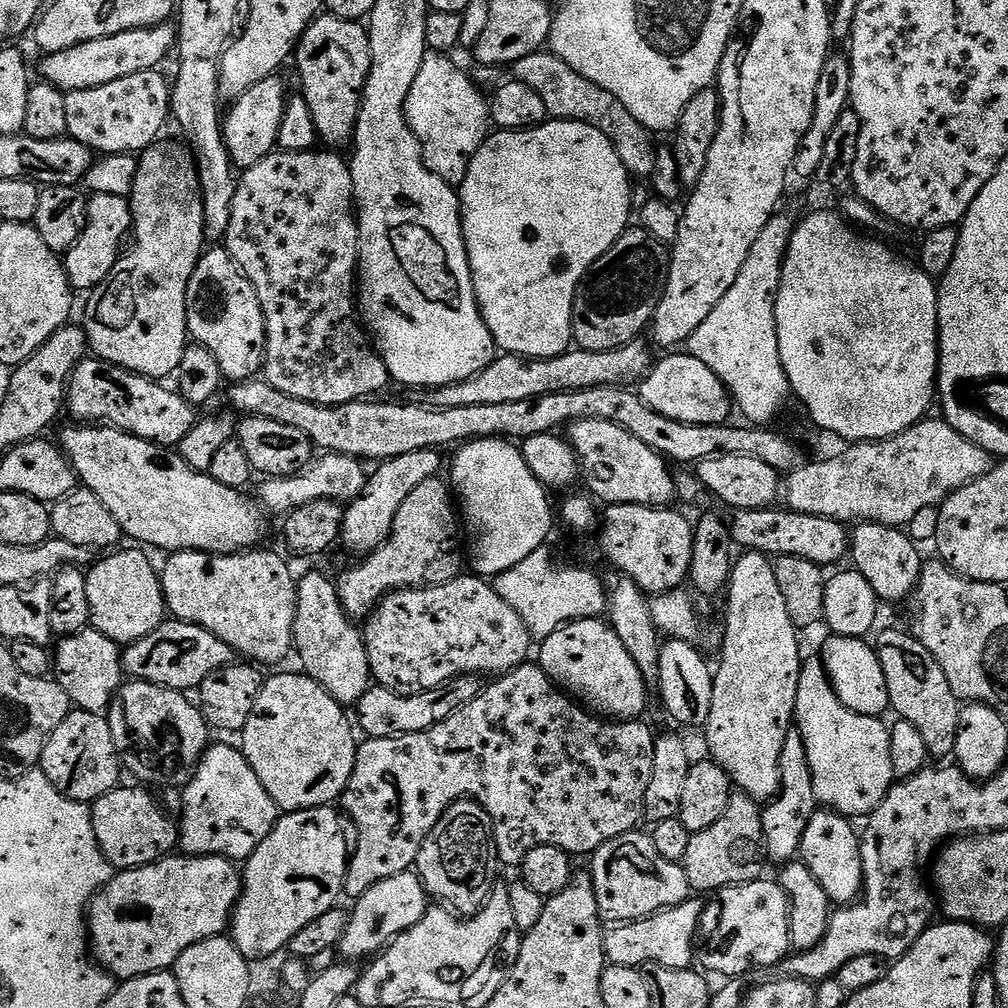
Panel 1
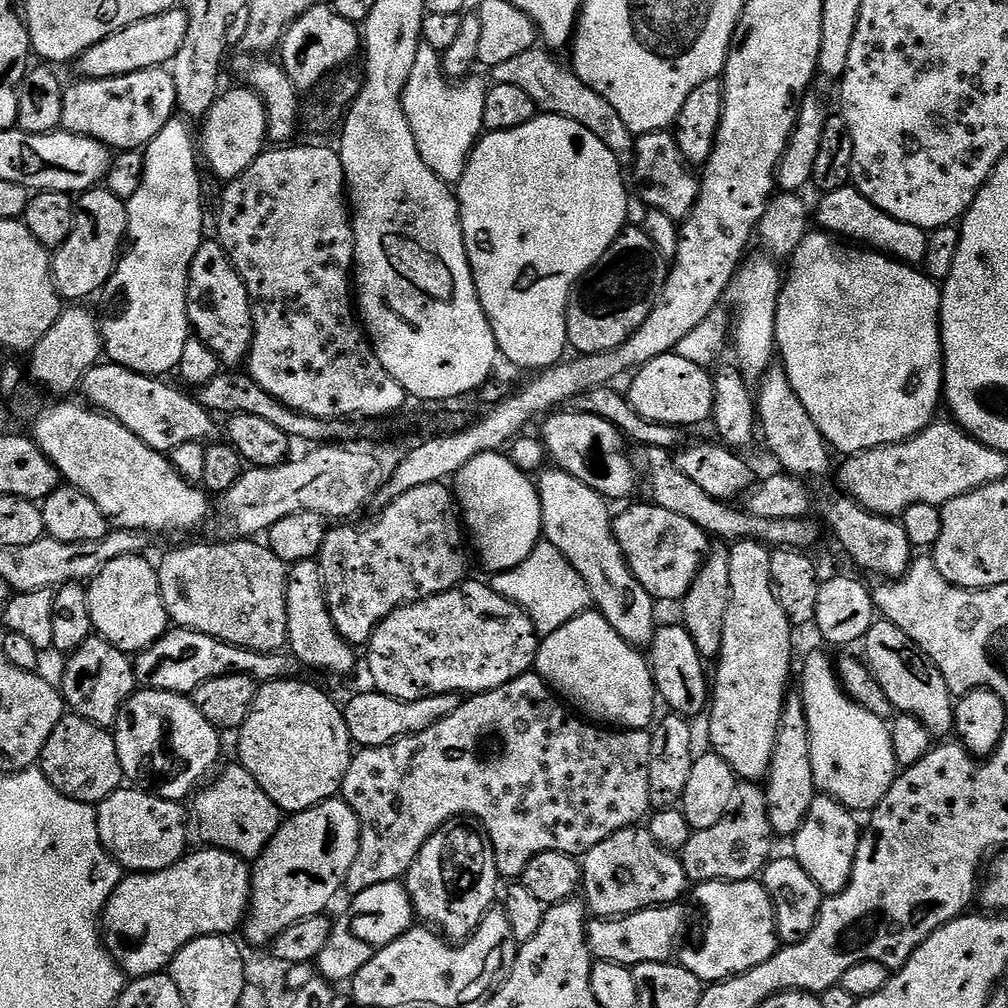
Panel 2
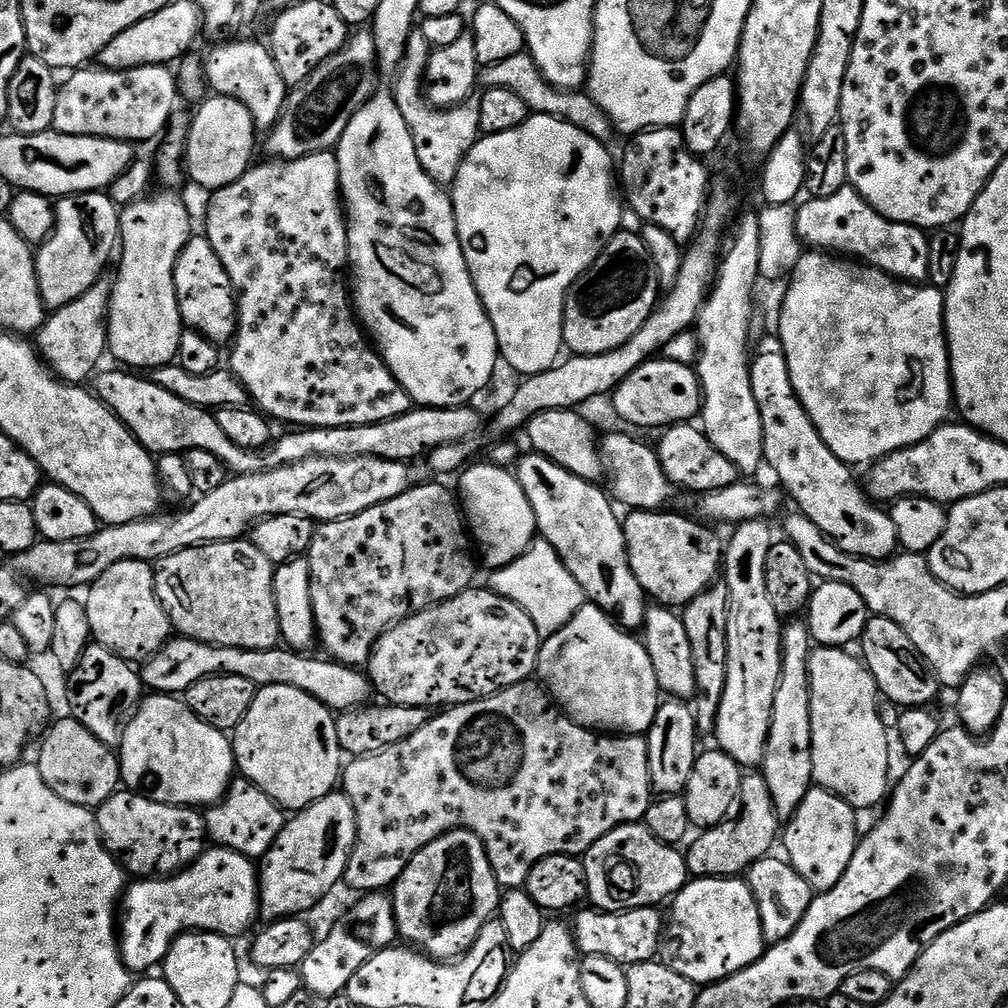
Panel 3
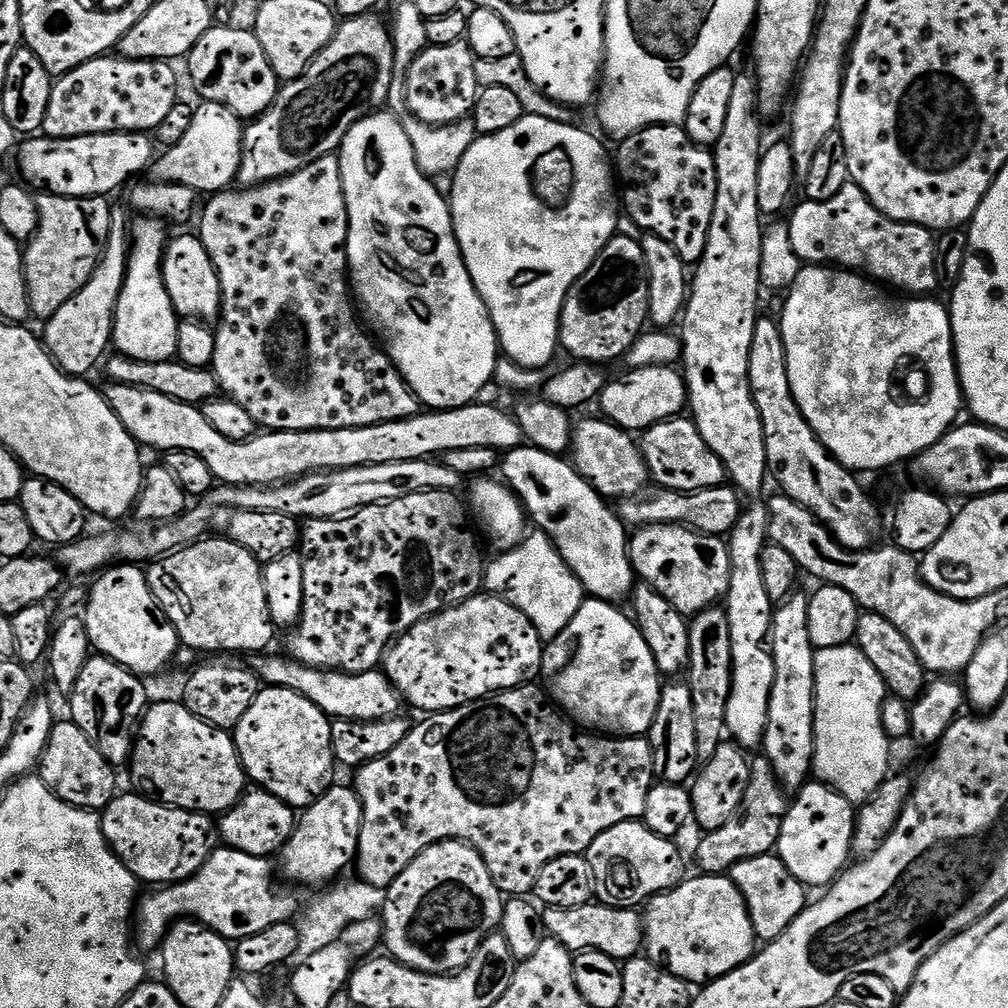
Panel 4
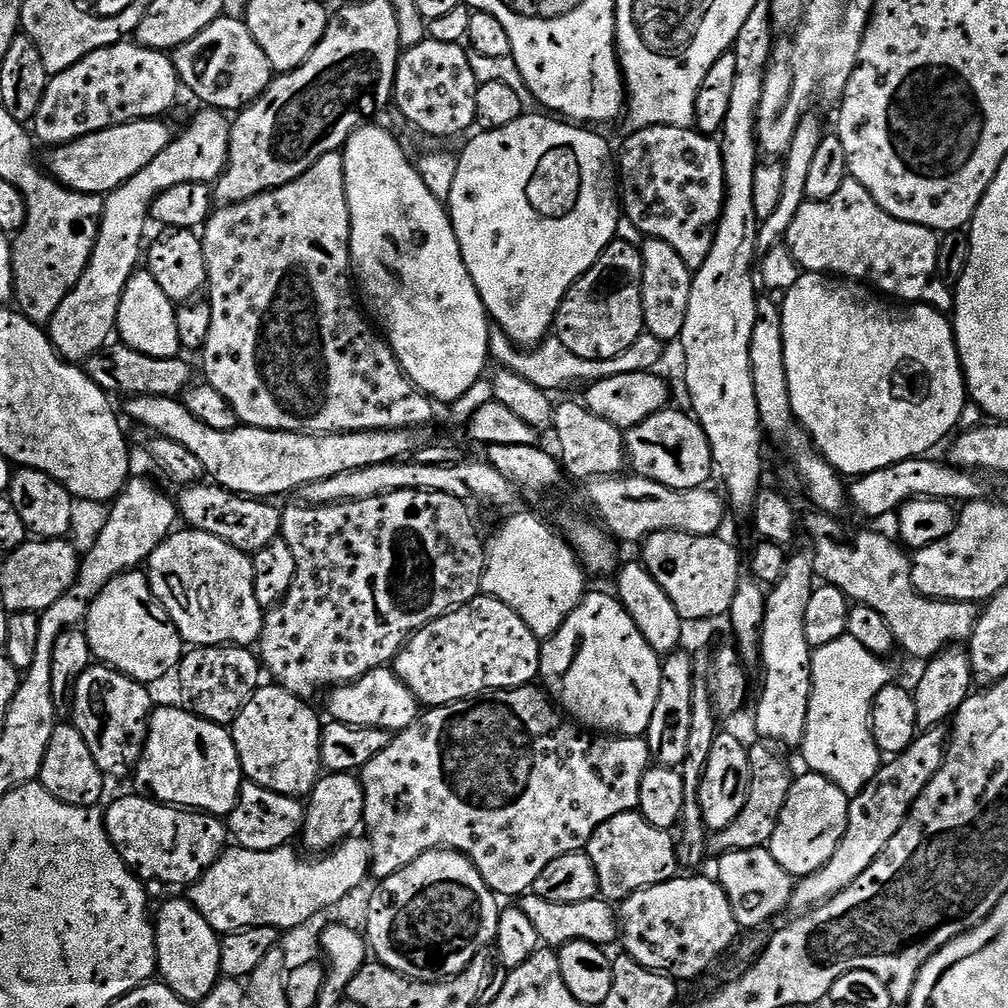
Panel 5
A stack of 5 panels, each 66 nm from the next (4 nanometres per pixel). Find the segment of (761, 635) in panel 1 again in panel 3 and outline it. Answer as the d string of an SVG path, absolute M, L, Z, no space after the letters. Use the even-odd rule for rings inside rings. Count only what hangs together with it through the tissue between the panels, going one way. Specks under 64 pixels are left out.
M762 519L735 525L733 532L736 533L726 540L722 565L722 582L728 587L730 622L726 622L726 690L722 690L714 740L720 743L717 744L719 751L730 754L744 770L756 770L763 765L774 690L778 690L778 678L782 674L782 617L774 610L766 591L766 554L770 554L774 542L768 524L767 519Z

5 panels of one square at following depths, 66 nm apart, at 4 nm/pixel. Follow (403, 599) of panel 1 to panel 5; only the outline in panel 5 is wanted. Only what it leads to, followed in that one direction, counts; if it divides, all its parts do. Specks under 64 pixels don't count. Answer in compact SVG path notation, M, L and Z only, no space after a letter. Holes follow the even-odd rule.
M479 595L471 604L463 604L419 628L404 644L404 649L396 655L394 671L399 680L416 695L421 705L441 708L454 702L475 700L490 692L503 692L510 688L527 688L540 675L540 649L542 642L502 602L492 596Z

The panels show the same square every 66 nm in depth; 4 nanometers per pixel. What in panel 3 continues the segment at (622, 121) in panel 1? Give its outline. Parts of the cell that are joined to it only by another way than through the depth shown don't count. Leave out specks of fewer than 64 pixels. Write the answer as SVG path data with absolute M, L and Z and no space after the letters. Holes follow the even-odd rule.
M527 51L514 54L514 58L506 58L497 64L485 64L481 67L478 77L484 88L505 88L514 90L528 107L529 113L542 116L553 116L564 120L568 124L578 126L586 134L601 142L608 142L614 136L614 129L610 118L601 110L598 102L592 100L591 95L584 90L561 90L556 87L540 72L540 68Z

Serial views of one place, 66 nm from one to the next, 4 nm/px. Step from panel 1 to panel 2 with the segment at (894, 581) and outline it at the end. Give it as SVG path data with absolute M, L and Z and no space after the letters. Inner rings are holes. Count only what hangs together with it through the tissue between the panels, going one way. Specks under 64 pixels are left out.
M851 498L832 500L824 516L832 527L838 543L844 552L860 568L868 572L877 572L880 578L895 578L904 575L914 559L914 549L906 530L899 519L879 516L876 512L867 512L861 504Z

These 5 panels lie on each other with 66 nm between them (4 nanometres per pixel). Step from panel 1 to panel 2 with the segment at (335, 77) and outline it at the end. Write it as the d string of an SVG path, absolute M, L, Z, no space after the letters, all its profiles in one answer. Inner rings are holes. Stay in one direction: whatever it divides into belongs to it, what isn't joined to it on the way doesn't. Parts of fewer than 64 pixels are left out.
M318 2L310 10L306 10L306 14L299 16L290 26L290 30L286 30L284 40L278 49L278 60L285 74L290 78L290 82L296 86L297 93L308 94L317 86L323 84L333 72L351 65L356 52L358 56L361 48L361 29L357 25L351 24L346 18L342 18L342 14L338 14L327 3Z

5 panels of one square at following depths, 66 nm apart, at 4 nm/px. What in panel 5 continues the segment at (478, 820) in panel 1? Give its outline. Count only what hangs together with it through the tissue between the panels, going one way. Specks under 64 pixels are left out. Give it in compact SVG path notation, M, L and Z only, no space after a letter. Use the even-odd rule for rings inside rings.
M451 850L427 852L410 862L410 866L398 870L398 874L379 881L375 886L366 921L366 939L371 955L408 980L438 984L461 976L480 952L491 949L496 943L501 901L489 890L482 874L478 874L465 853Z

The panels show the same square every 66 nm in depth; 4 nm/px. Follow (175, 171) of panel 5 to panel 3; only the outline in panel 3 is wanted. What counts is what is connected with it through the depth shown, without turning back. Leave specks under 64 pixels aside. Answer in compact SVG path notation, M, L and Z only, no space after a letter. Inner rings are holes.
M212 94L197 108L200 109L195 109L192 124L188 128L188 142L184 149L187 179L193 180L200 188L208 188L207 190L230 186L230 182L238 182L238 178L242 178L242 174L246 174L248 169L253 167L252 155L256 152L256 135L258 135L256 122L247 106L233 96ZM101 278L82 298L55 309L38 333L39 355L66 384L83 385L84 379L101 367L100 359L108 352L108 302L112 298L112 285L111 279Z

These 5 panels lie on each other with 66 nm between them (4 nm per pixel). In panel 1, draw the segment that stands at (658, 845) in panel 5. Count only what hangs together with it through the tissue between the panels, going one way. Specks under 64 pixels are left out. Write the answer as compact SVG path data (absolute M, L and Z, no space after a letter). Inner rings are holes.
M640 831L622 834L590 856L590 875L598 898L600 919L612 926L653 916L663 908L678 906L690 896L683 863L666 862L666 858L658 854L651 835Z

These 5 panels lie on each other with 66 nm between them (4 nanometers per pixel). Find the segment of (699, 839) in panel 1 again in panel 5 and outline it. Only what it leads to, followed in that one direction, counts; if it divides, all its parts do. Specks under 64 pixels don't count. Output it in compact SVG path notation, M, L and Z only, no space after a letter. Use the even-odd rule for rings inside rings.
M756 742L756 745L753 743L749 747L750 794L746 794L746 806L742 806L742 814L738 814L738 818L734 818L734 822L726 826L726 830L711 833L708 841L709 853L745 852L763 848L772 841L774 826L778 826L782 806L790 794L790 786L794 779L791 766L775 751L779 752L764 742Z

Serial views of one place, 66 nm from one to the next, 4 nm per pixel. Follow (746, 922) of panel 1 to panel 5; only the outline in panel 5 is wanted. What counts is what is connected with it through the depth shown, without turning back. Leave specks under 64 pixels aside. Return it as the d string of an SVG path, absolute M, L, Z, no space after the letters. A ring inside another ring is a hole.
M700 874L677 875L675 880L638 890L638 894L630 894L630 898L618 904L618 936L622 944L624 940L623 951L634 962L638 962L638 966L646 966L646 970L660 972L677 982L696 980L707 968L714 967L720 955L731 950L736 935L742 932L740 923L734 918L730 900L726 898L719 882L696 875Z

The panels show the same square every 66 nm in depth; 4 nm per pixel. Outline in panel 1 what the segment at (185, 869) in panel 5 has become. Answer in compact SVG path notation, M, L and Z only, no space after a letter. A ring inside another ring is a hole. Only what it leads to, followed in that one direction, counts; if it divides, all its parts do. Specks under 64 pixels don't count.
M117 786L91 805L96 841L113 869L141 868L175 853L178 848L177 821L164 813L163 806L151 796L151 791L140 786L124 787Z

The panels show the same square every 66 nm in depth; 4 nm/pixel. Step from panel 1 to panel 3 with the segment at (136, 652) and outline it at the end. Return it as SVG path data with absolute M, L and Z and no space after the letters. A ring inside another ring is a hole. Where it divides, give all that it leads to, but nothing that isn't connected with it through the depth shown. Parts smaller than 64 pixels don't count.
M177 635L143 661L142 684L145 689L156 694L183 694L190 686L194 686L194 682L202 682L202 678L238 674L254 682L257 689L266 686L294 686L298 690L306 690L306 694L318 698L318 702L322 702L336 714L345 712L347 708L367 705L373 699L372 681L363 671L346 664L338 664L331 658L319 660L312 655L287 646L277 646L270 650L246 650L234 646L207 644L201 640L192 640L188 636Z

